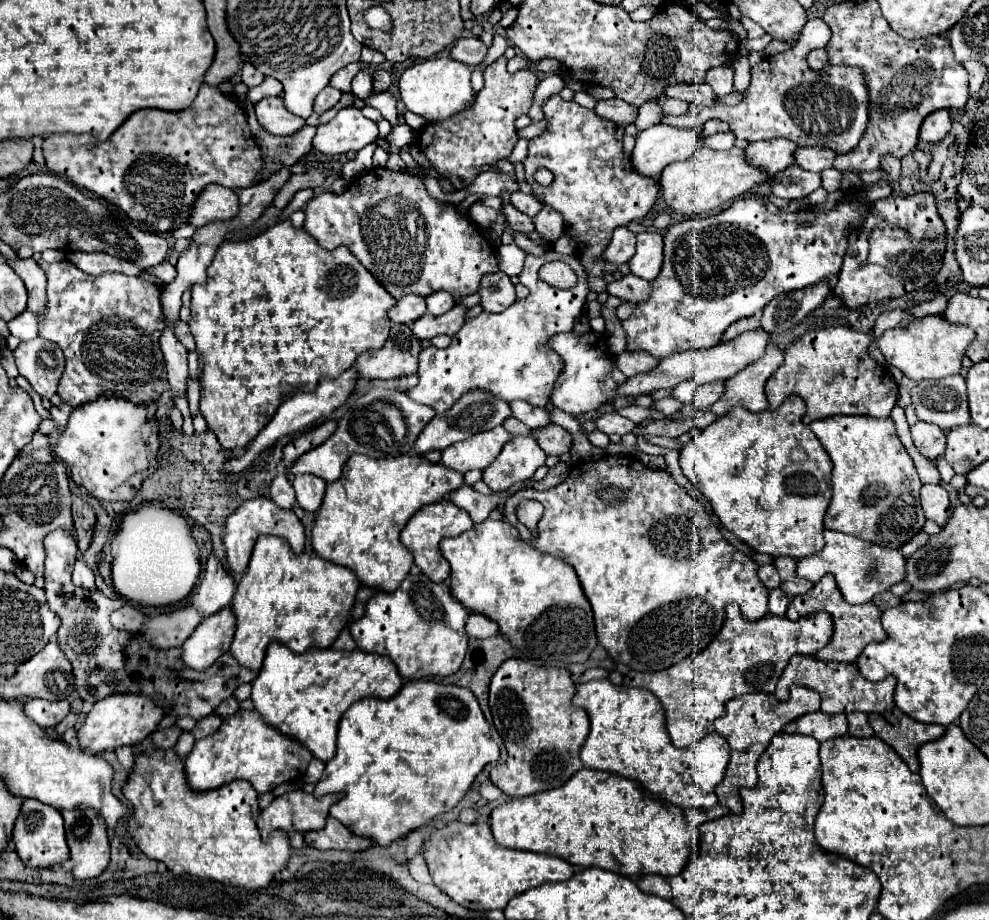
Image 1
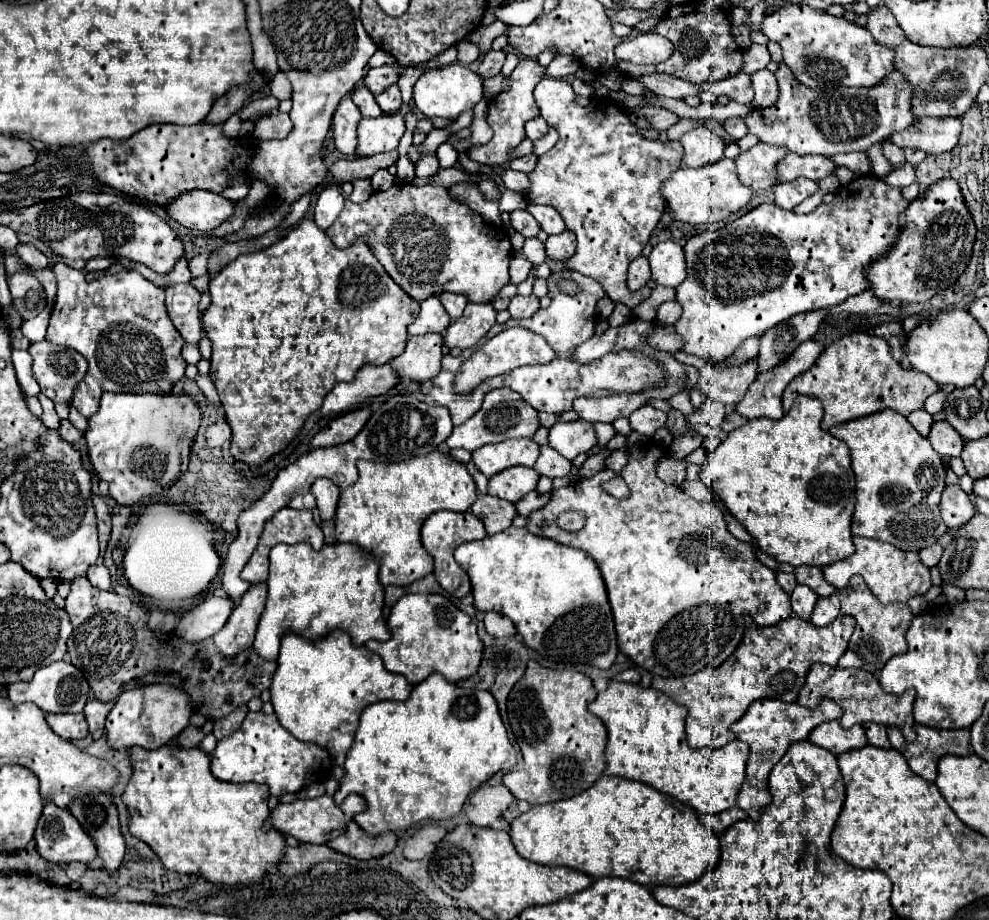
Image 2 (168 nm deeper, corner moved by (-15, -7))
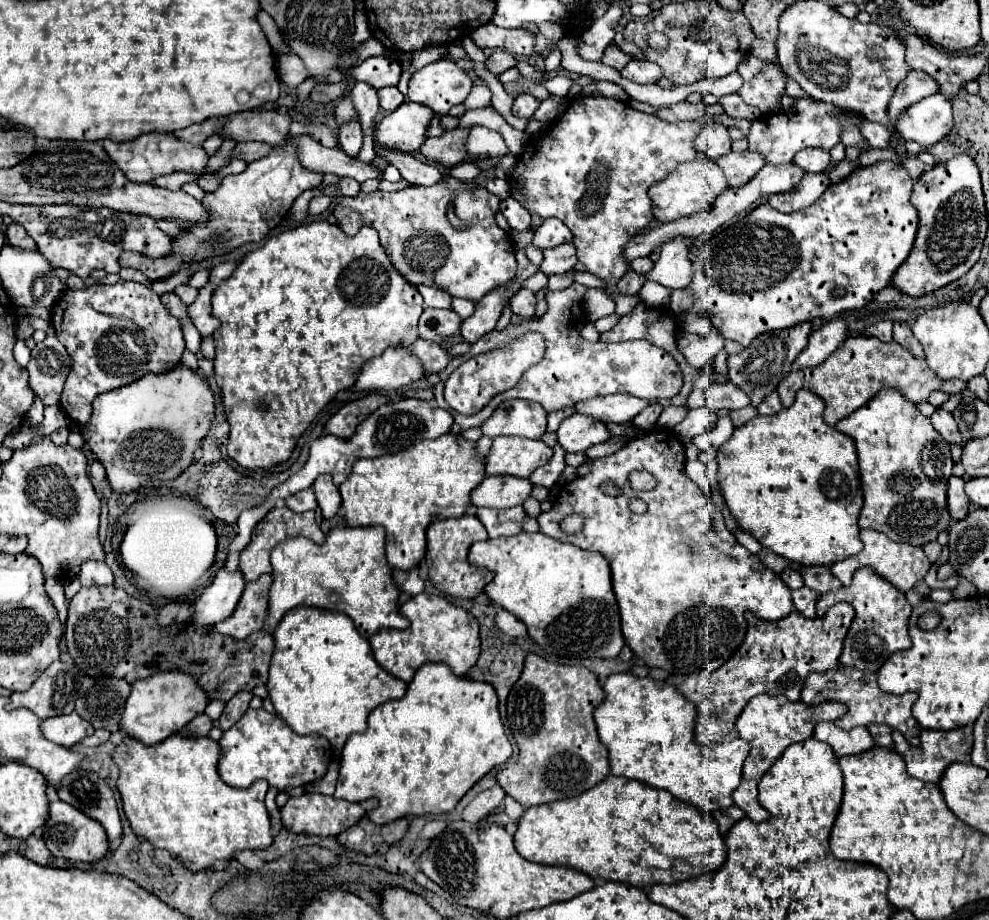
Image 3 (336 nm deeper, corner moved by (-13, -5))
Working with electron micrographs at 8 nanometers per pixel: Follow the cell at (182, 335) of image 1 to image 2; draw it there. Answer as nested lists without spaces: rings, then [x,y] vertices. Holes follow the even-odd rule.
[[[191,283],[181,285],[169,285],[165,289],[167,293],[167,311],[177,327],[177,331],[183,335],[185,343],[199,345],[203,337],[201,329],[201,313],[197,309],[199,303],[199,291]]]

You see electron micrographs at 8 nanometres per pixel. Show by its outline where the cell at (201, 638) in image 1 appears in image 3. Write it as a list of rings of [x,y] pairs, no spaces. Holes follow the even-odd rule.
[[[261,575],[257,581],[247,583],[235,611],[227,619],[215,623],[213,627],[221,635],[229,635],[233,639],[245,639],[249,633],[259,631],[267,619],[271,583],[273,583],[271,575]]]

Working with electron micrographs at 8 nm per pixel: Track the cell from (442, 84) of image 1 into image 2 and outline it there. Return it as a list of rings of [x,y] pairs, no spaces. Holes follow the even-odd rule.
[[[451,63],[445,67],[429,69],[415,83],[415,91],[413,91],[415,107],[429,119],[431,117],[457,119],[461,113],[465,113],[467,109],[473,109],[481,101],[483,97],[481,81],[483,79],[477,73],[473,73],[469,67],[463,67],[461,63]]]

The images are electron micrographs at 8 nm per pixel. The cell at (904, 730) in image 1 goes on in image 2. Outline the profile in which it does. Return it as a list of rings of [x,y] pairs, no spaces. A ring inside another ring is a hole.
[[[915,723],[917,739],[913,743],[905,741],[899,727],[887,727],[887,735],[891,745],[905,755],[909,767],[927,781],[935,781],[937,777],[937,761],[951,753],[951,755],[969,755],[971,751],[971,735],[969,729],[945,731],[945,729],[931,729],[925,725]]]

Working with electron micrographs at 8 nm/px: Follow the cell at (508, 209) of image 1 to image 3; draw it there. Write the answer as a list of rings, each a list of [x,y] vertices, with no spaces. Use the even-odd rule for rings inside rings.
[[[507,197],[507,199],[501,201],[499,209],[505,215],[505,219],[507,219],[507,223],[509,223],[511,229],[515,229],[515,231],[527,231],[529,229],[531,215],[529,215],[529,211],[525,211],[519,205],[519,201],[515,201],[513,197]]]

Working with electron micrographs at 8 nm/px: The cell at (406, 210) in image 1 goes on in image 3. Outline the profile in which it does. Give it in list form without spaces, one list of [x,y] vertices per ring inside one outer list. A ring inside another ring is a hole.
[[[443,177],[443,181],[431,187],[409,185],[393,193],[373,191],[343,197],[333,215],[339,219],[339,227],[345,235],[357,235],[363,225],[377,229],[391,263],[411,285],[437,287],[451,297],[477,303],[501,283],[511,281],[517,269],[515,247],[495,221],[499,203],[499,197],[485,187],[455,177]],[[449,205],[453,205],[455,215],[465,221],[469,229],[457,231],[451,227],[447,219]]]

